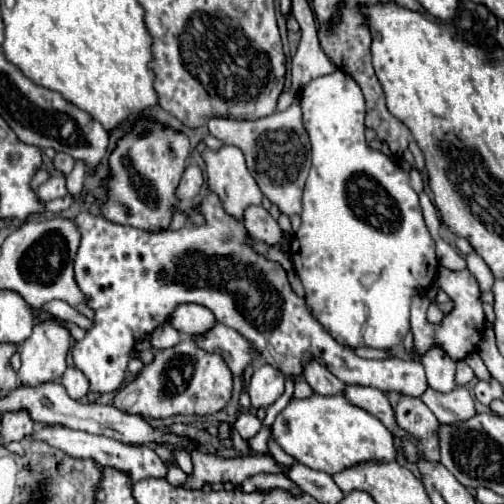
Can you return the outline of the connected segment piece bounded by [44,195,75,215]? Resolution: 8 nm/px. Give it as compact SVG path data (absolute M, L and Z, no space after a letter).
M67 195L67 197L63 197L63 199L55 199L54 201L47 202L47 205L44 203L44 205L51 213L59 215L59 213L63 213L63 211L67 210L67 207L69 207L73 201L75 201L75 197Z

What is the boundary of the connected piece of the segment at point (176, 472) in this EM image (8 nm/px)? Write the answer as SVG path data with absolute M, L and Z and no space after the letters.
M167 463L167 467L169 467L169 471L167 471L167 481L171 483L171 485L183 485L185 481L187 481L187 473L185 471L181 471L177 465L173 465L173 463Z

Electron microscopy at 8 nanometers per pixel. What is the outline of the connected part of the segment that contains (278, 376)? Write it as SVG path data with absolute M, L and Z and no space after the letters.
M263 363L253 371L251 383L249 383L249 397L253 409L265 409L275 403L277 397L283 395L285 389L285 377L281 371L271 367L269 363Z

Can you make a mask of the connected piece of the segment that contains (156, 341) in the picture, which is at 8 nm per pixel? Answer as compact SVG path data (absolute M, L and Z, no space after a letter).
M169 323L157 327L157 331L151 333L151 347L157 349L157 351L163 351L163 349L175 347L179 341L181 341L179 331L173 329Z

